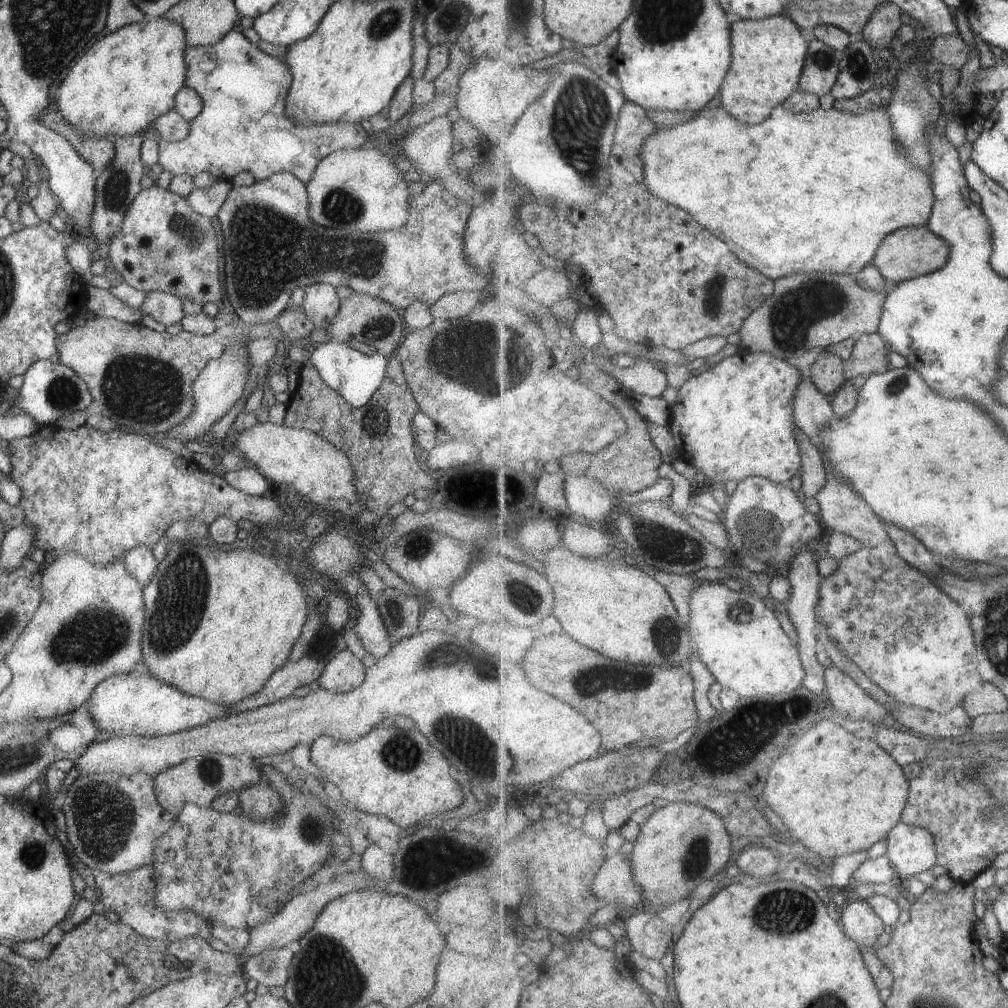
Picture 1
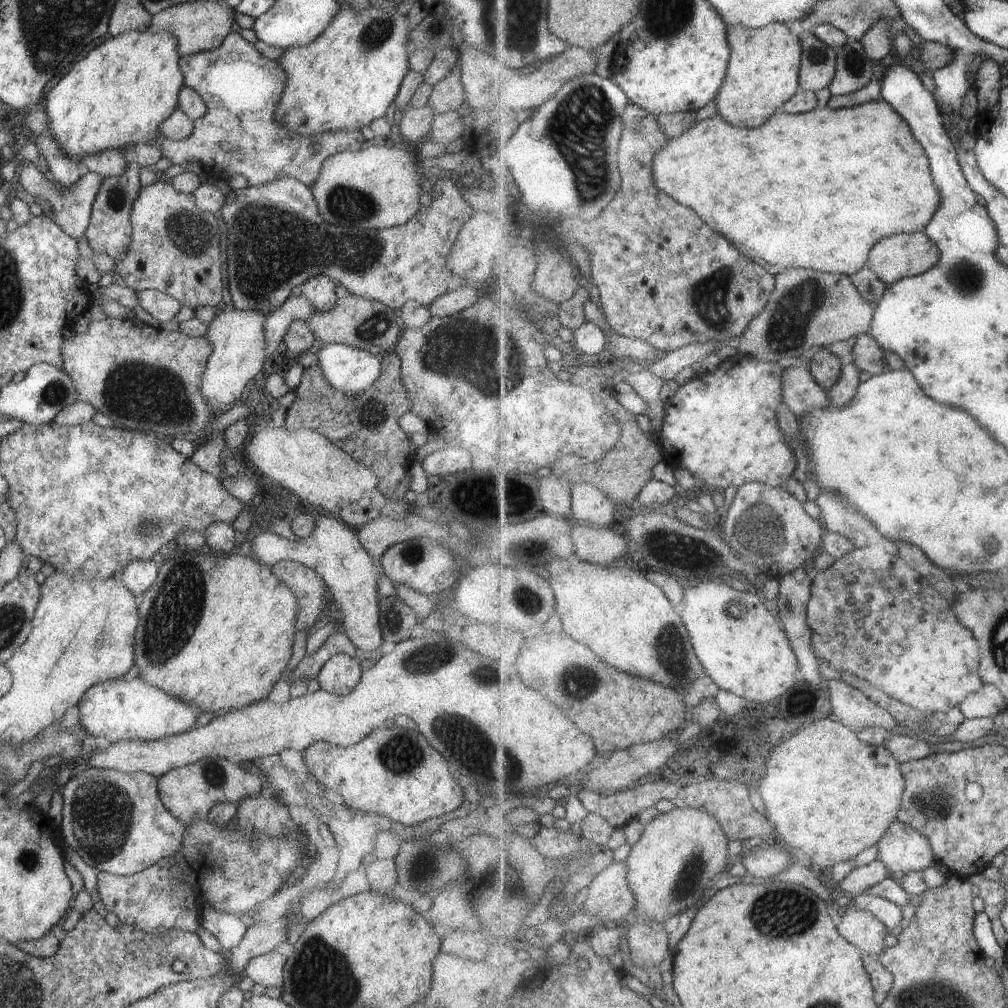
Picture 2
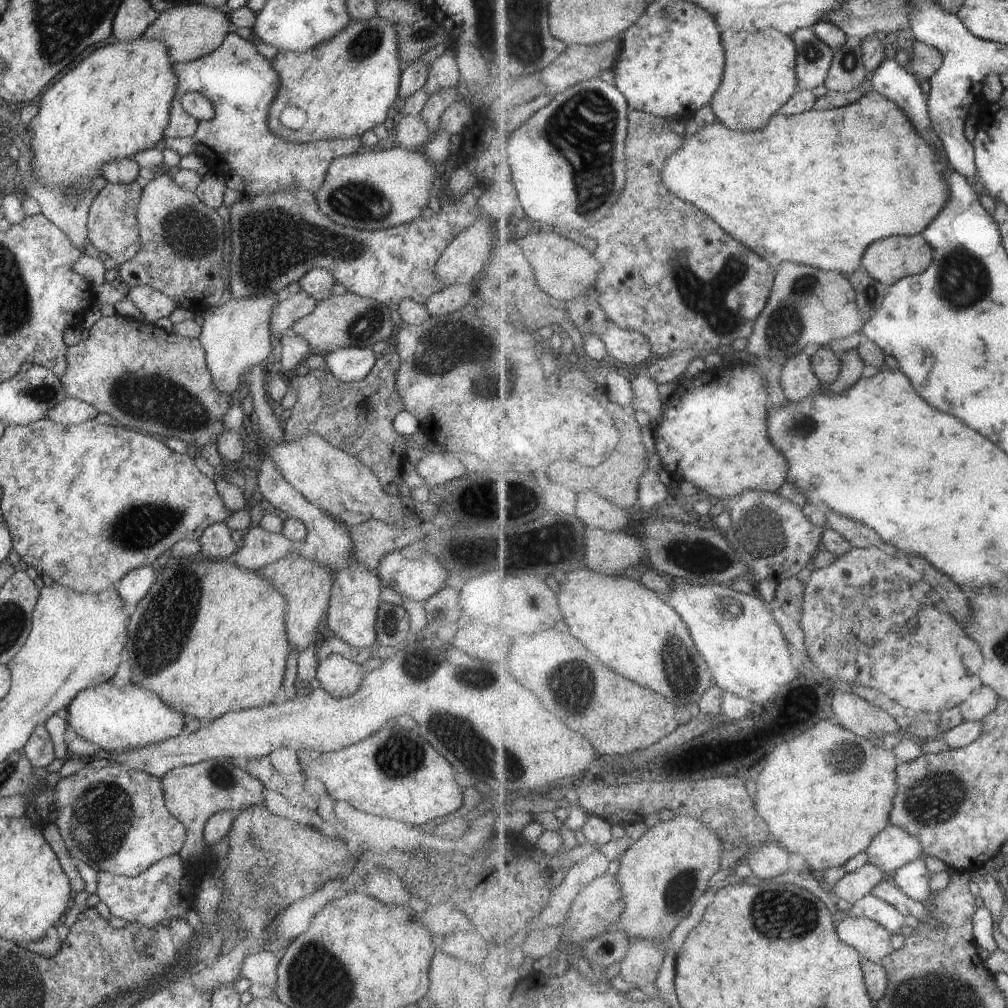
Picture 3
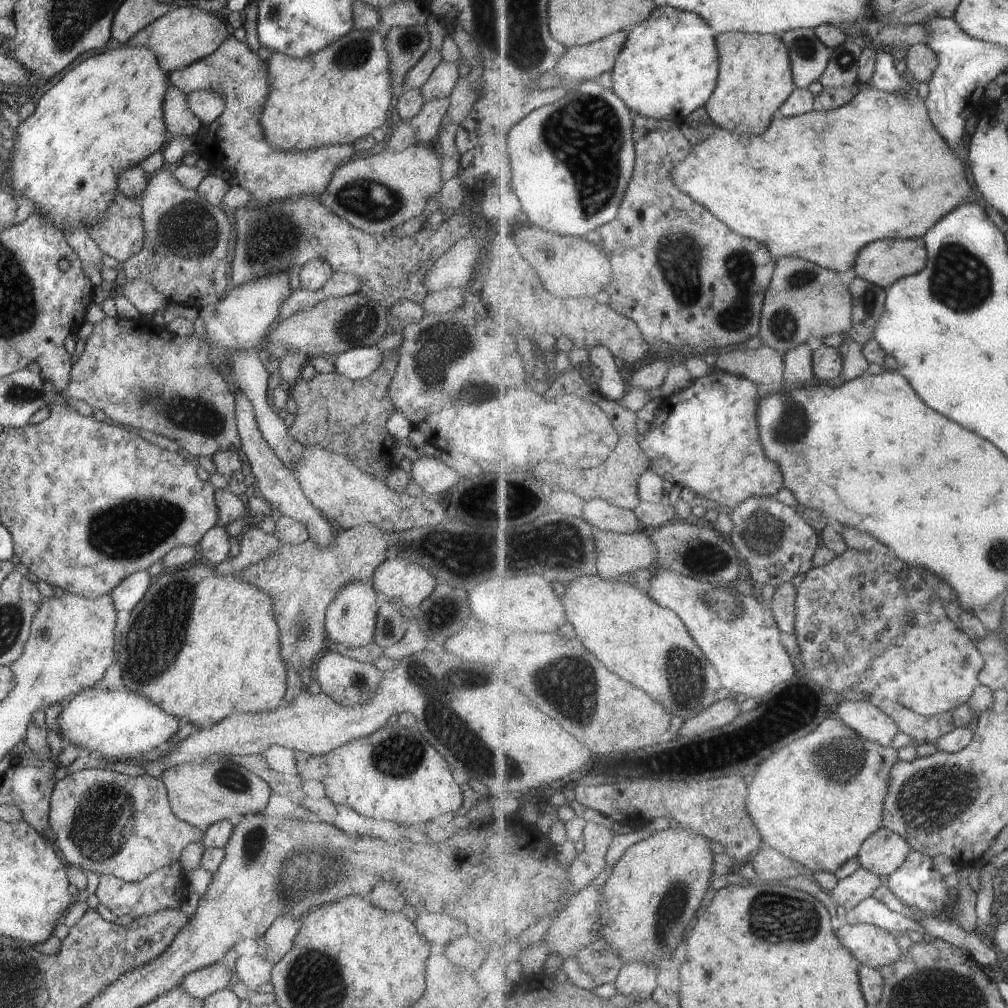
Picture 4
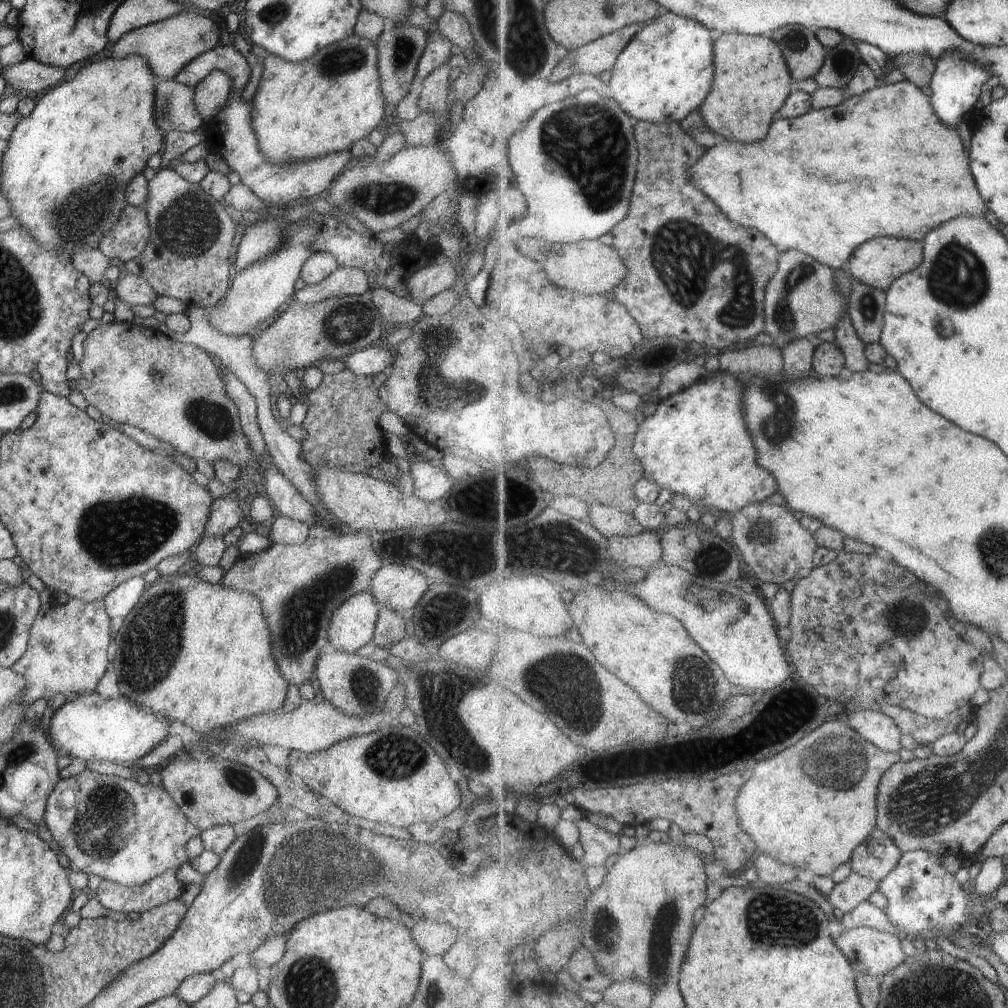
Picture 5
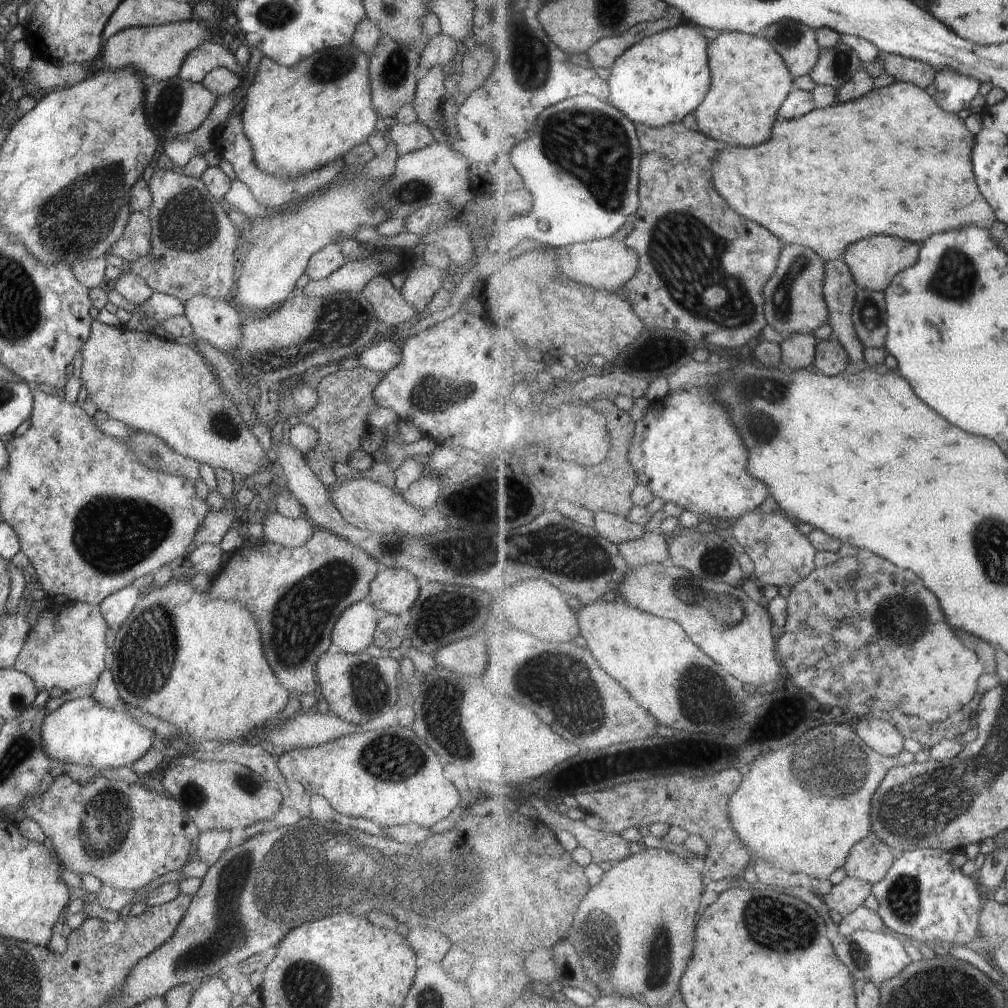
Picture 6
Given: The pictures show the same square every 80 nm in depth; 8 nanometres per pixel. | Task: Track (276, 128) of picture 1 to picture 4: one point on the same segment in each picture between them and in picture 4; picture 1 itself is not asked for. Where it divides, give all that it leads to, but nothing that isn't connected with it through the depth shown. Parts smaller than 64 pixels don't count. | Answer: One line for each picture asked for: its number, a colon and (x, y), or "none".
2: (240, 87)
3: (240, 83)
4: (234, 140)

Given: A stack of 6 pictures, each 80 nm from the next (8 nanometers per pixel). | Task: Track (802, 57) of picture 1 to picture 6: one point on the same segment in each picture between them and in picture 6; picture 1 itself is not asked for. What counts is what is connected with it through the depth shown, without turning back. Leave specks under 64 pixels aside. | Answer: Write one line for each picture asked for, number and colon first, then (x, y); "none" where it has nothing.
2: (764, 73)
3: (760, 76)
4: (756, 79)
5: (753, 81)
6: (750, 80)

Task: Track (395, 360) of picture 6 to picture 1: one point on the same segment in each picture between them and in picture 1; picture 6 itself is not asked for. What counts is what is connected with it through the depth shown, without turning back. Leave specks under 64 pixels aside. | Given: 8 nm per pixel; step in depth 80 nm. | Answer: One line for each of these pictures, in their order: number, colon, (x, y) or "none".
1: (354, 375)
2: (351, 370)
3: (346, 364)
4: (356, 363)
5: (369, 360)

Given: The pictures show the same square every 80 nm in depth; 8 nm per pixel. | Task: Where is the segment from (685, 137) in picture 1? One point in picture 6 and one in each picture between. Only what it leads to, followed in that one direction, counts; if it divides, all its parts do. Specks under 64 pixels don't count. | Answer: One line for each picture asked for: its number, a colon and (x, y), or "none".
2: (819, 190)
3: (818, 189)
4: (821, 186)
5: (883, 164)
6: (894, 162)

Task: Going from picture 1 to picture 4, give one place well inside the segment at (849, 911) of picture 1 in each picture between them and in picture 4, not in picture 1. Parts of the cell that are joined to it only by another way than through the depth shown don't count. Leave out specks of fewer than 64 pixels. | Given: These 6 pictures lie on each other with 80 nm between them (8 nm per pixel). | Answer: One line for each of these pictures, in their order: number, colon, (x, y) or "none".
2: (862, 928)
3: (871, 939)
4: (872, 946)

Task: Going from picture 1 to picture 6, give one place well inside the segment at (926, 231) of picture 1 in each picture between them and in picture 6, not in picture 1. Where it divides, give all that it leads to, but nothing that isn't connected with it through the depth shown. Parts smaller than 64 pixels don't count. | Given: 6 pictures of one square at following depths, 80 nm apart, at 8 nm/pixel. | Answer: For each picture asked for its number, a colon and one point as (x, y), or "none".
2: (903, 255)
3: (888, 260)
4: (884, 263)
5: (880, 262)
6: (875, 262)

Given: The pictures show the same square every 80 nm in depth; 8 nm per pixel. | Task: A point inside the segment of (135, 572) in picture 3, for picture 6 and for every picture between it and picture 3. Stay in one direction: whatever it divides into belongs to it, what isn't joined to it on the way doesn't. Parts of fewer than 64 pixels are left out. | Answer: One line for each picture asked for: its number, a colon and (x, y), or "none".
4: (125, 595)
5: (122, 598)
6: (115, 607)

